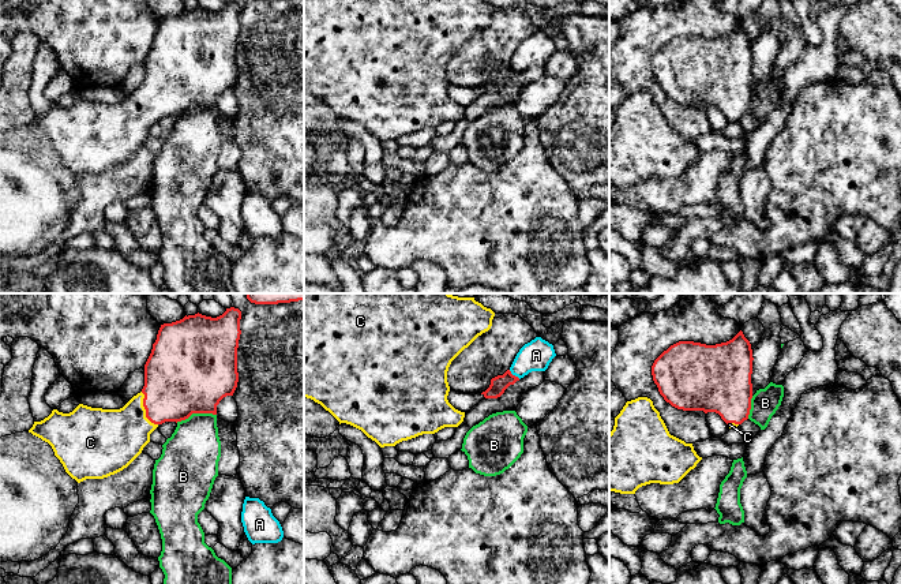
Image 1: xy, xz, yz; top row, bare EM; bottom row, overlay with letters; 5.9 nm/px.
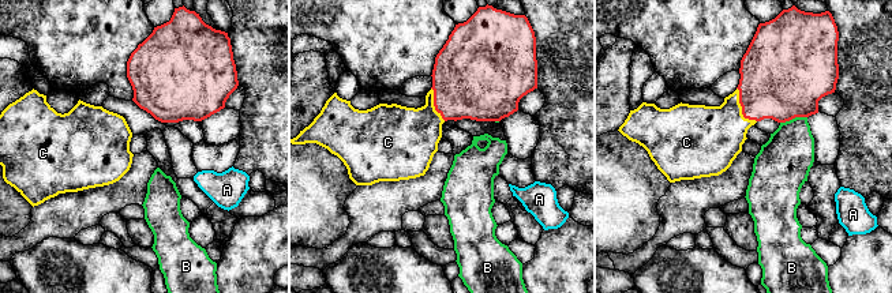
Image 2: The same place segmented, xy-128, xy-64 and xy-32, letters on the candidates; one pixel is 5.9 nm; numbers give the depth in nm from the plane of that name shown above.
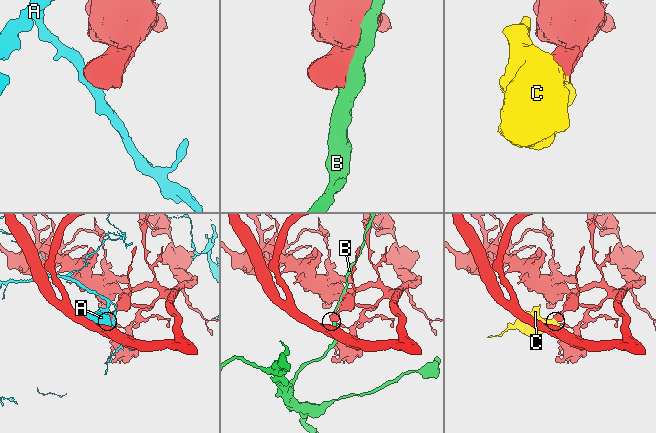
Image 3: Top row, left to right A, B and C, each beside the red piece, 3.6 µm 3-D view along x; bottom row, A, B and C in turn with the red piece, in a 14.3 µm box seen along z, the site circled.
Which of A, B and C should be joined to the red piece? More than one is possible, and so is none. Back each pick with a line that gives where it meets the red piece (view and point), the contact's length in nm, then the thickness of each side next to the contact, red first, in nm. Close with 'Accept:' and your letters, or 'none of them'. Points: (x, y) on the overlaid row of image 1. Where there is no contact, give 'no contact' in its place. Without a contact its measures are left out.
C: contact xy (145, 408); length 220 nm; calibres 400 and 340 nm
Accept: C

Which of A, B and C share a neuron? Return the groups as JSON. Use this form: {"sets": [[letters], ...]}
{"sets": [["A"], ["B"], ["C"]]}

